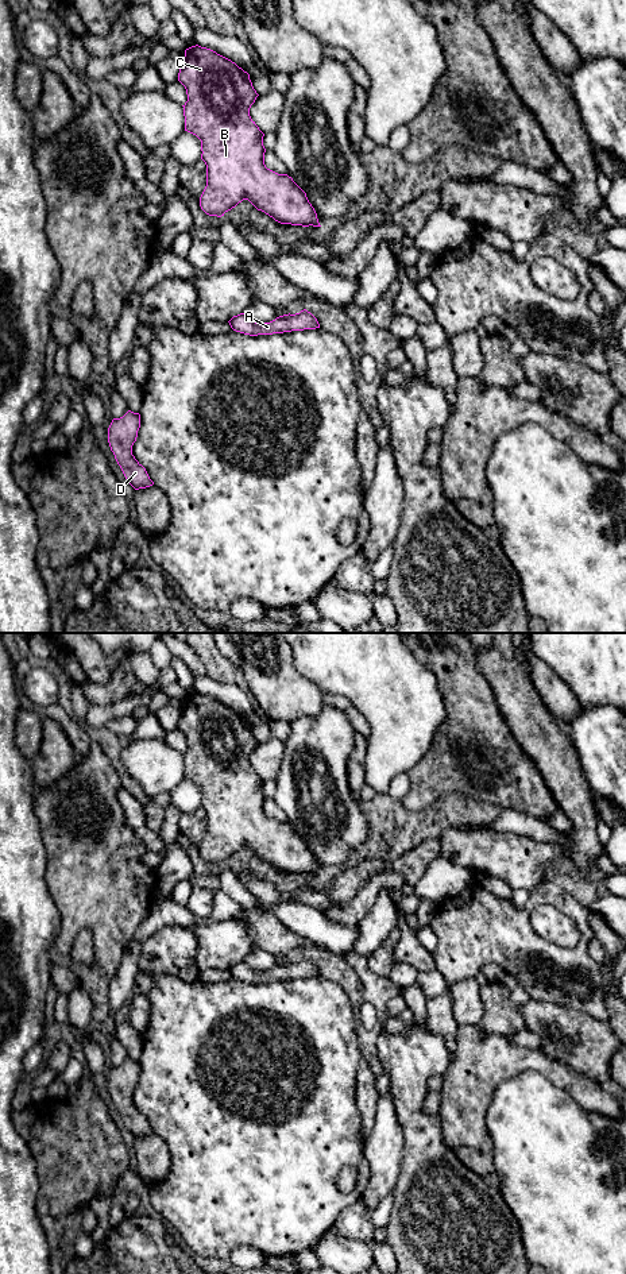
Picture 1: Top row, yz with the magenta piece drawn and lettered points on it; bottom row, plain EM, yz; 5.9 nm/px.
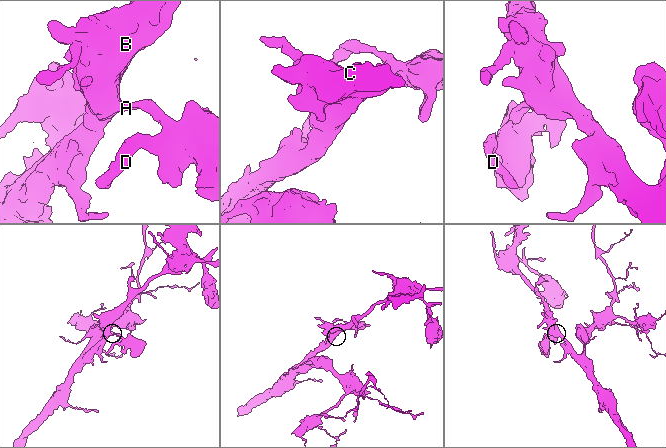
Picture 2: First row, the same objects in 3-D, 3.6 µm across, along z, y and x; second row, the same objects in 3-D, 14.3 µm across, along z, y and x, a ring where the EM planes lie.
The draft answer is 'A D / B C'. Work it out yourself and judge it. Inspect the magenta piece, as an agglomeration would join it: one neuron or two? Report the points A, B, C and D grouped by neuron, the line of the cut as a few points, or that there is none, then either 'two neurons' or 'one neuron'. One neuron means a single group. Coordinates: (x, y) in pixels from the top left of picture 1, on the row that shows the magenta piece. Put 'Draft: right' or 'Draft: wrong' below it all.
A B C D | no cut | one neuron
Draft: wrong

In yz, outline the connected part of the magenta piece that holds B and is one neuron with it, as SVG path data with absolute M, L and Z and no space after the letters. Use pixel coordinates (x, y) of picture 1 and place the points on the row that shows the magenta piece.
M196 45L185 50L178 81L185 86L188 94L188 101L182 105L185 131L201 140L201 159L206 165L206 186L200 197L201 209L209 216L221 217L243 200L248 200L258 211L264 212L281 224L321 227L306 193L293 178L287 174L278 174L264 165L264 134L250 116L250 108L259 96L252 86L250 74L231 59Z

